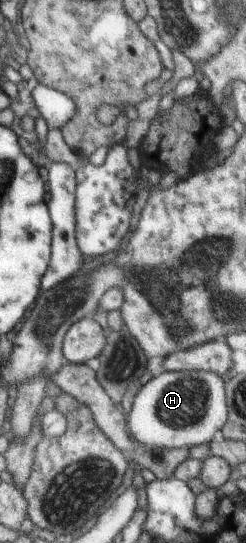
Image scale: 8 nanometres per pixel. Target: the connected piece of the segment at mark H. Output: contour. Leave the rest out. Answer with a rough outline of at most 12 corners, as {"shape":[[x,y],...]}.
{"shape":[[166,371],[126,414],[135,444],[190,449],[227,421],[226,377]]}

